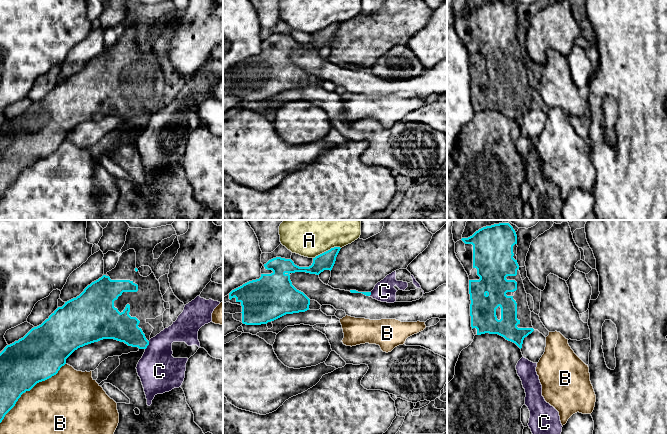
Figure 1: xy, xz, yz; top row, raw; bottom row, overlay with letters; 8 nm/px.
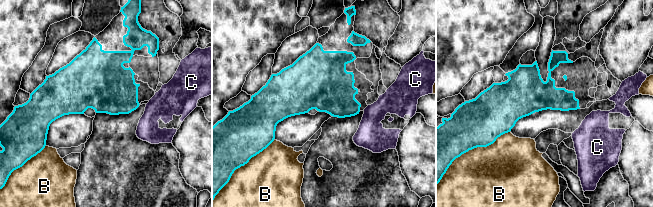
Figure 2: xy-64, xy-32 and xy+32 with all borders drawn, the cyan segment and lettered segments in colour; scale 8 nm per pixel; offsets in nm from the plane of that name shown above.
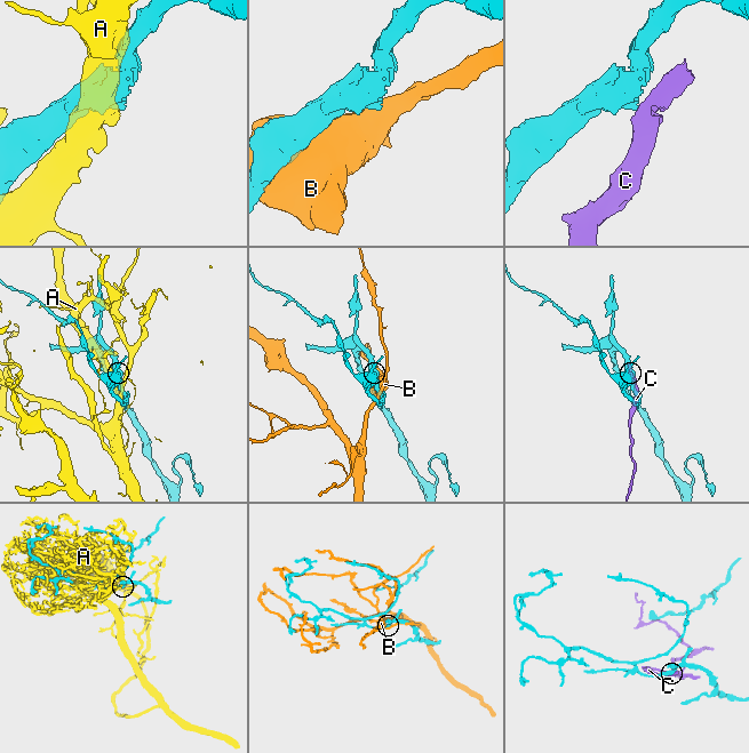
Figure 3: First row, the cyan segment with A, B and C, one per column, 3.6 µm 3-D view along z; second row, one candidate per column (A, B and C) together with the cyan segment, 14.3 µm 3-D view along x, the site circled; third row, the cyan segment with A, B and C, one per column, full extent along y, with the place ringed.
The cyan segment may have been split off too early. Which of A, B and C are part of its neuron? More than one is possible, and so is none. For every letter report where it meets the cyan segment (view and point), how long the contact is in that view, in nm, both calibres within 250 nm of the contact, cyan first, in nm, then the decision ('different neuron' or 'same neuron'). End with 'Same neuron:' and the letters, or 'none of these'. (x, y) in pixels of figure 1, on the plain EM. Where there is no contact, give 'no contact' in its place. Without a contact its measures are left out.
A: meets cyan in xz at (326, 27); contact 240 nm long; 140 nm thick on the cyan side, 280 nm on the other; different neuron
B: meets cyan in xy at (29, 166); contact 700 nm long; 380 nm thick on the cyan side, 500 nm on the other; different neuron
C: meets cyan in xy at (148, 120); contact 80 nm long; 220 nm thick on the cyan side, 320 nm on the other; different neuron
Same neuron: none of these

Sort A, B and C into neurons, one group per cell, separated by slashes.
A / B / C

